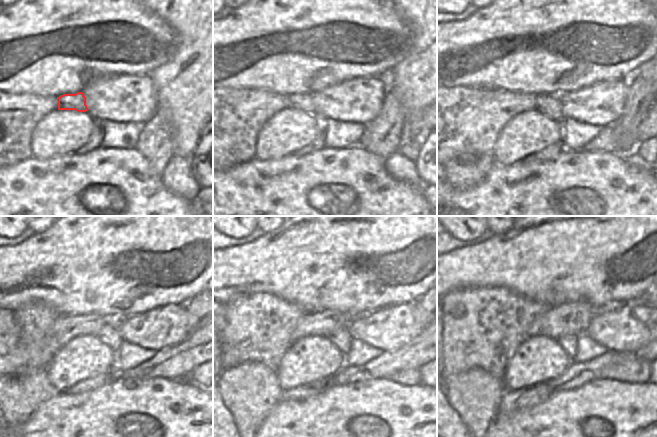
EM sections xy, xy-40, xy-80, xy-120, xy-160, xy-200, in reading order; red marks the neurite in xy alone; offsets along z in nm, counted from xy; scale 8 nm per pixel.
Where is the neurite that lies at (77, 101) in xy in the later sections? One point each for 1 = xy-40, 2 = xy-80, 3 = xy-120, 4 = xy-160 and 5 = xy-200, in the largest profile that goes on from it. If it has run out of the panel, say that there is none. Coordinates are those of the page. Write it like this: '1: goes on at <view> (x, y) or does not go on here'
1: goes on at xy-40 (304, 102)
2: goes on at xy-80 (547, 104)
3: goes on at xy-120 (110, 336)
4: goes on at xy-160 (342, 339)
5: goes on at xy-200 (569, 342)

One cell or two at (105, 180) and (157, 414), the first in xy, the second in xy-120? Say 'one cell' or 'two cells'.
one cell

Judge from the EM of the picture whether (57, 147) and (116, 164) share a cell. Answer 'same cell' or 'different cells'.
different cells

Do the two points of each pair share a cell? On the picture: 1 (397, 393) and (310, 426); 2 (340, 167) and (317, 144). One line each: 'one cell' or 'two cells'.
1: one cell
2: two cells

